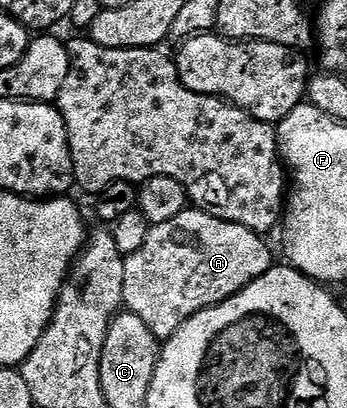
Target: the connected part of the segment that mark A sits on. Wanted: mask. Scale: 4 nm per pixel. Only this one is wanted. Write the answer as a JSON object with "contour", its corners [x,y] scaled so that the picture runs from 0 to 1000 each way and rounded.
{"contour":[[[559,505],[542,507],[536,520],[510,525],[510,534],[487,544],[435,551],[429,583],[418,583],[406,613],[360,630],[354,755],[395,770],[458,836],[478,838],[533,799],[533,789],[545,789],[545,779],[556,779],[556,770],[671,730],[787,654],[781,608],[758,588],[767,586],[749,571],[683,544],[648,544]]]}

